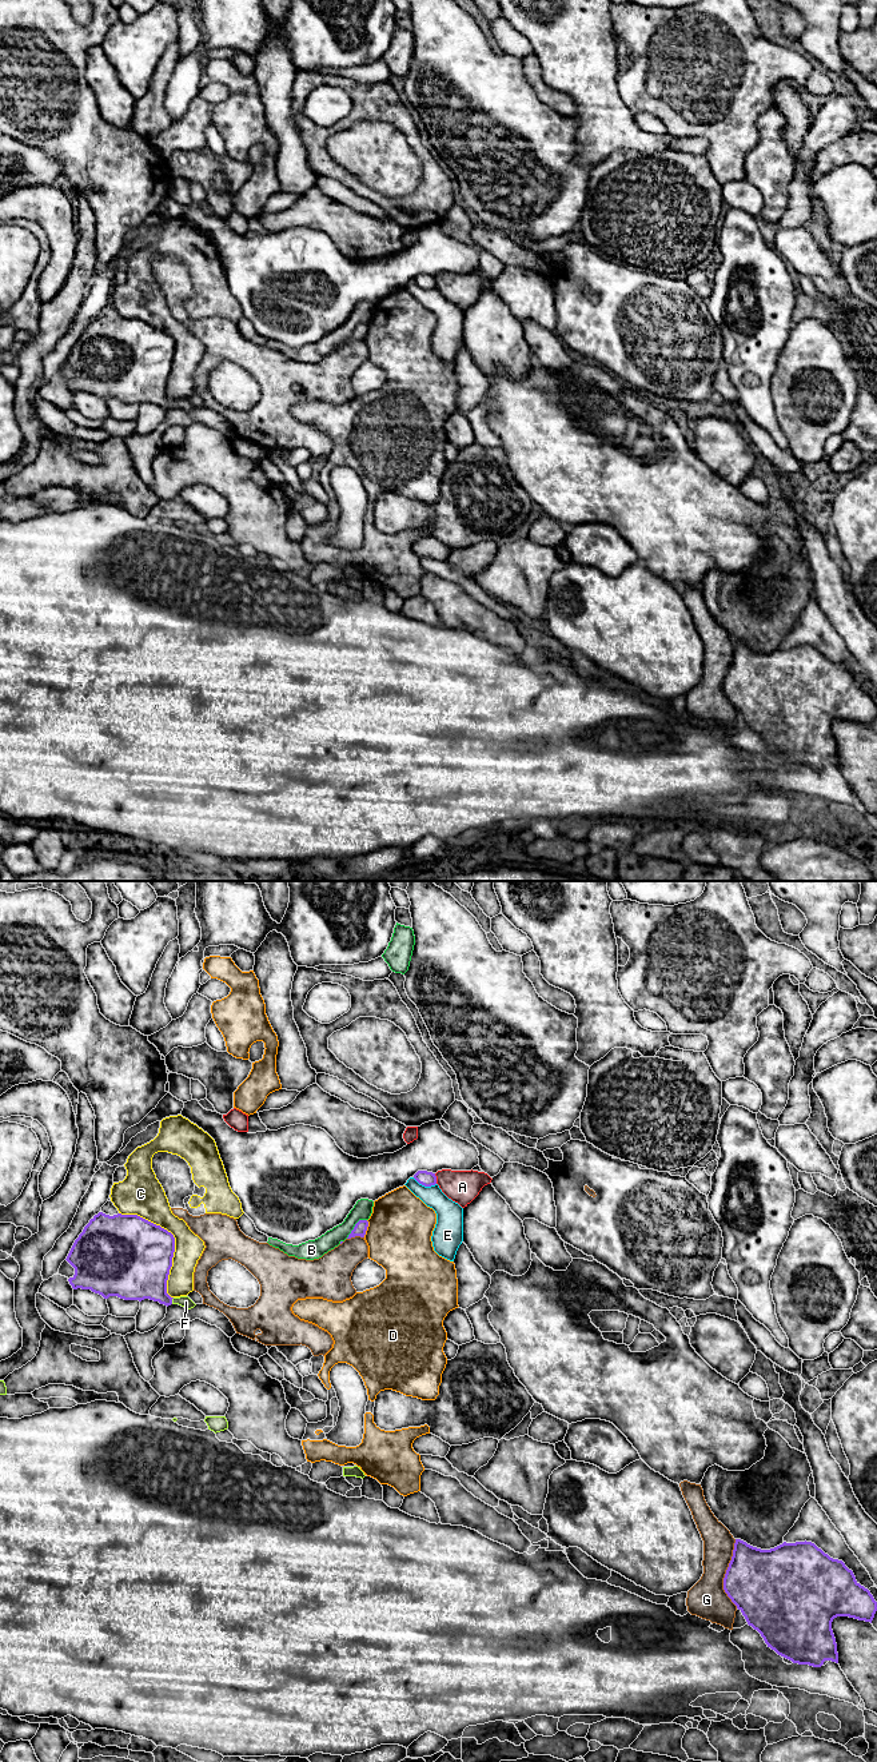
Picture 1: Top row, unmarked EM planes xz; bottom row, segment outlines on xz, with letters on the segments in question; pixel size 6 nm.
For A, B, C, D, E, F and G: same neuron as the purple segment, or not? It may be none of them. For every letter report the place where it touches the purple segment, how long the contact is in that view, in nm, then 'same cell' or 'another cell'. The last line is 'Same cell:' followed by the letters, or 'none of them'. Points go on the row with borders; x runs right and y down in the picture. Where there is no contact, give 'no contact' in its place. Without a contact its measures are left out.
A: meets purple in xz at (435, 1179); contact 70 nm long; another cell
B: meets purple in xz at (355, 1226); contact 170 nm long; another cell
C: meets purple in xz at (174, 1240); contact 600 nm long; another cell
D: meets purple in xz at (366, 1228); contact 110 nm long; another cell
E: meets purple in xz at (425, 1186); contact 150 nm long; another cell
F: meets purple in xz at (171, 1300); contact 40 nm long; same cell
G: meets purple in xz at (725, 1574); contact 420 nm long; another cell
Same cell: F

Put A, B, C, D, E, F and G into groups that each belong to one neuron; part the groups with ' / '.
A / B / C / D / E / F / G

